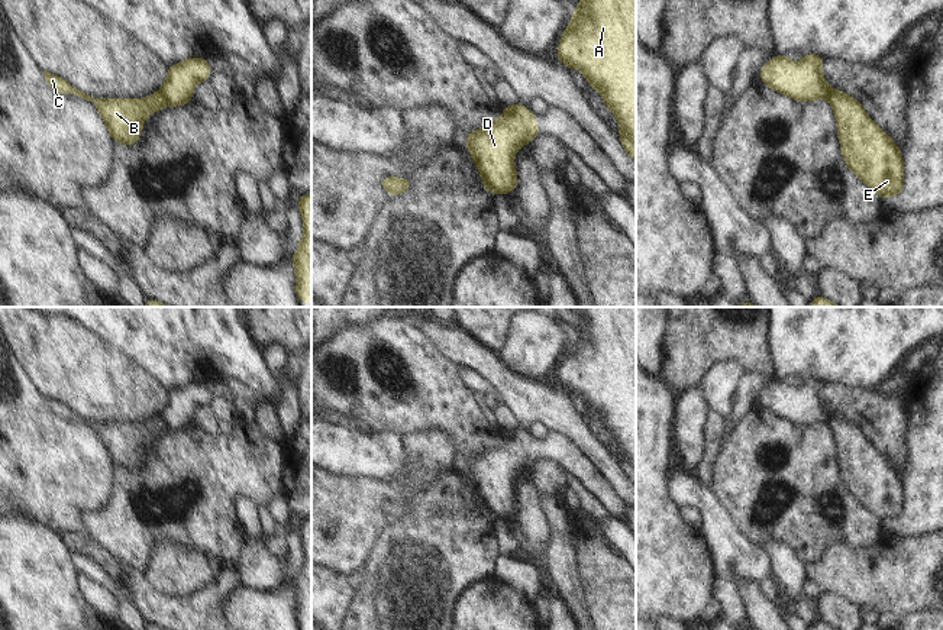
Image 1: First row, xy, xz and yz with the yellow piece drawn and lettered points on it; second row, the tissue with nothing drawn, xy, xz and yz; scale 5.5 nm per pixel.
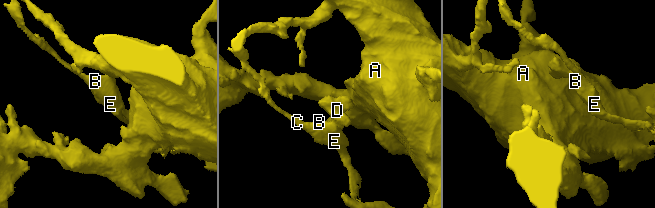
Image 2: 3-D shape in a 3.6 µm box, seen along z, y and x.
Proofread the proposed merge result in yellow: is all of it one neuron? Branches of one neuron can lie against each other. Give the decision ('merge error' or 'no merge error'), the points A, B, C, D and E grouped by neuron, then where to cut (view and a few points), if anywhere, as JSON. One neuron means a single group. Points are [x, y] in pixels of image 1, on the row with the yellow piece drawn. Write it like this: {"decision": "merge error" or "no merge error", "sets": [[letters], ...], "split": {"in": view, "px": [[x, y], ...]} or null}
{"decision": "merge error", "sets": [["A", "B", "C", "E"], ["D"]], "split": {"in": "xy", "px": [[160, 91], [168, 104]]}}

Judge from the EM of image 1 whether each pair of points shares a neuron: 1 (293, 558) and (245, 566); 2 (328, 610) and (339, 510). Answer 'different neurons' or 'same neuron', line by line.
1: same neuron
2: different neurons

